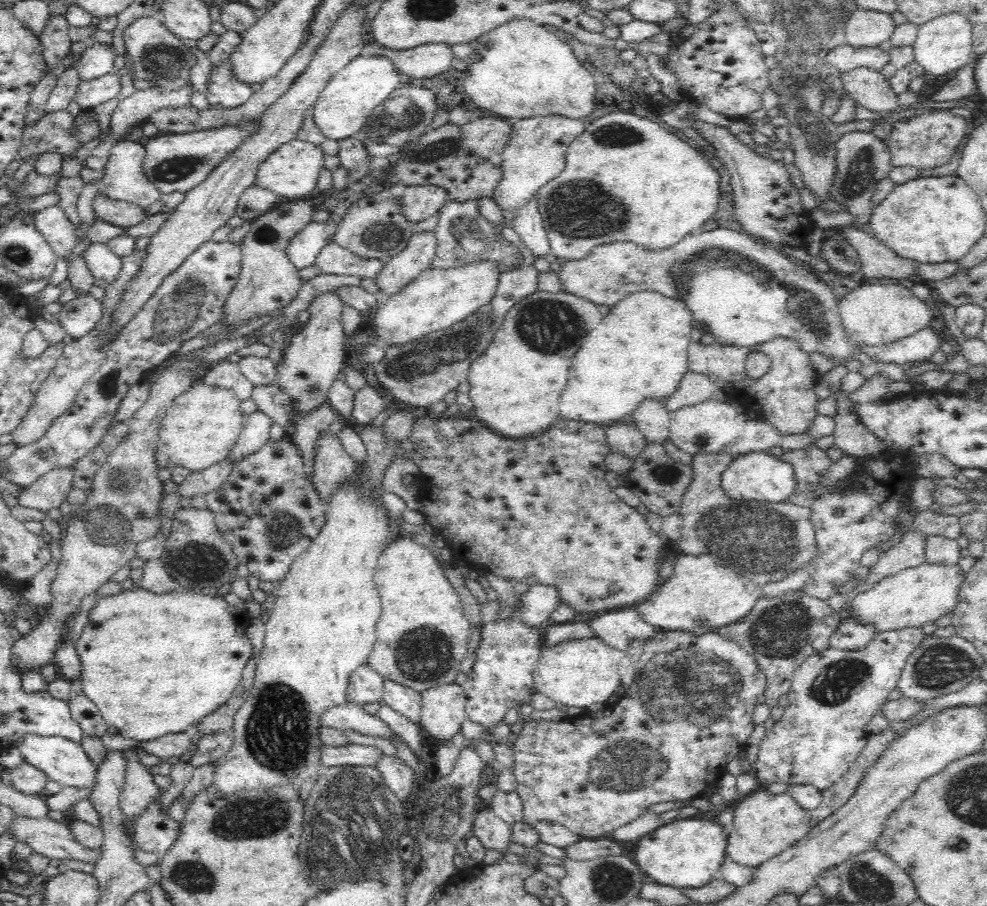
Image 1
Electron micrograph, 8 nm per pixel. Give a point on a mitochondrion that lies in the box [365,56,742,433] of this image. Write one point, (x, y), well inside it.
(579, 209)

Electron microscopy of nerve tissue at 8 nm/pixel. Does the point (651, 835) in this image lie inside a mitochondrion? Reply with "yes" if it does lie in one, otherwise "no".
no

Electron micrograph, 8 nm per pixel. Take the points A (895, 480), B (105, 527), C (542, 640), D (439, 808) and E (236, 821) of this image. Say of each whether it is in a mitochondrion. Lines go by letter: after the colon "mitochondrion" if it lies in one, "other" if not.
A: other
B: mitochondrion
C: other
D: mitochondrion
E: mitochondrion

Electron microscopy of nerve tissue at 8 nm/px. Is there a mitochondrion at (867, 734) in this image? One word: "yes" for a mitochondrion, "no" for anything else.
no

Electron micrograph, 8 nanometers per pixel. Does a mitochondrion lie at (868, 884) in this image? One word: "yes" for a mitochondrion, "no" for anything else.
yes

